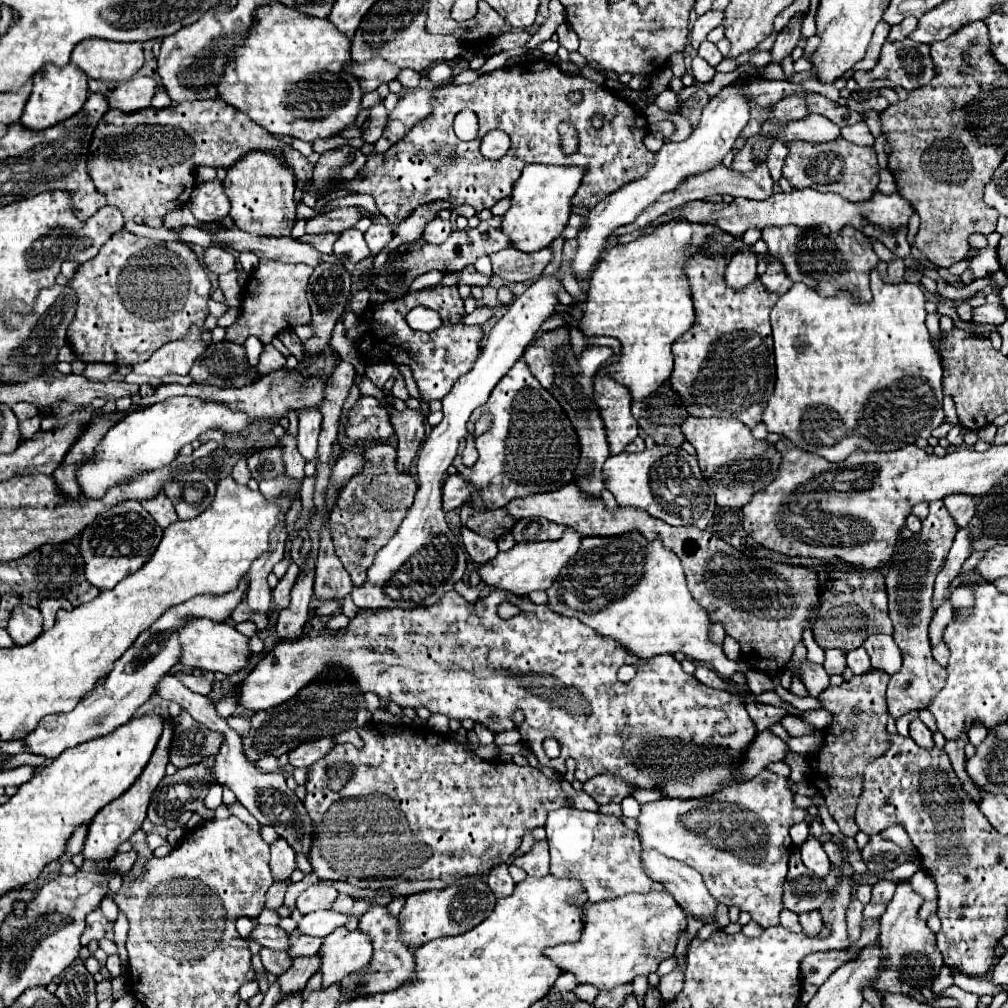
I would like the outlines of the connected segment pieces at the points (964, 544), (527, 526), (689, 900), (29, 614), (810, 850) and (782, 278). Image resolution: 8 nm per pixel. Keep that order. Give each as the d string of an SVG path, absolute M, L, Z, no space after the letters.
M965 526L965 528L959 528L957 530L957 536L953 540L953 546L949 550L949 556L945 560L945 566L943 570L937 574L937 580L935 580L935 608L947 598L949 594L949 584L953 582L955 576L959 576L961 572L961 566L963 562L971 556L971 550L973 550L973 536L971 536L971 528Z
M517 522L511 530L517 544L521 542L543 542L543 540L557 540L565 532L565 526L555 522Z
M647 850L641 854L643 858L643 868L645 872L655 880L655 882L661 882L665 886L665 890L677 900L677 904L687 912L691 914L693 918L697 920L703 920L703 924L715 924L717 930L723 930L719 924L717 924L717 908L719 908L719 902L715 898L711 898L705 882L703 882L703 876L689 868L687 864L683 862L677 862L677 860L671 860L671 858L665 858L663 854L655 852L655 850Z
M15 606L7 624L7 632L17 646L25 646L25 644L31 644L43 632L41 624L43 624L43 618L37 608Z
M809 836L809 840L799 848L801 852L801 858L803 858L803 864L819 878L825 878L829 872L831 872L831 862L825 854L825 850L821 848L821 842L813 836Z
M771 262L767 266L767 272L763 276L759 276L759 280L773 294L783 294L785 290L789 290L793 286L793 282L785 276L785 270L783 270L781 262Z

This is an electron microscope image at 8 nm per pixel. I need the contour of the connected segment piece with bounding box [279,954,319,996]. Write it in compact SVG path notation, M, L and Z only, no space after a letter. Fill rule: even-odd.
M319 954L313 956L301 956L293 958L291 968L281 974L279 986L281 986L281 996L291 994L291 992L301 992L307 984L307 980L319 970Z

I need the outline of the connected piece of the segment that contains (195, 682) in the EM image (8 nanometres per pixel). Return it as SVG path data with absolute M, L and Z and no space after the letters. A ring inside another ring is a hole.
M175 672L173 676L177 676L189 690L199 692L199 694L209 694L215 686L215 680L207 680L207 678L195 678L193 674L183 674L183 672Z

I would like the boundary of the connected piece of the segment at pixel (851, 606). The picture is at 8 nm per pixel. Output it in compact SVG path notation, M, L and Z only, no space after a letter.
M877 576L871 590L853 590L853 592L823 592L823 614L815 622L815 642L821 648L839 648L849 652L859 648L871 634L893 634L893 626L887 614L887 594L883 576Z

